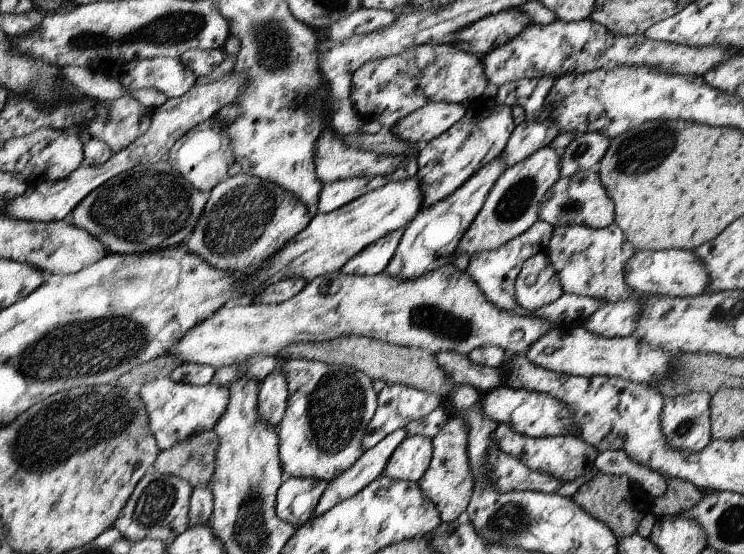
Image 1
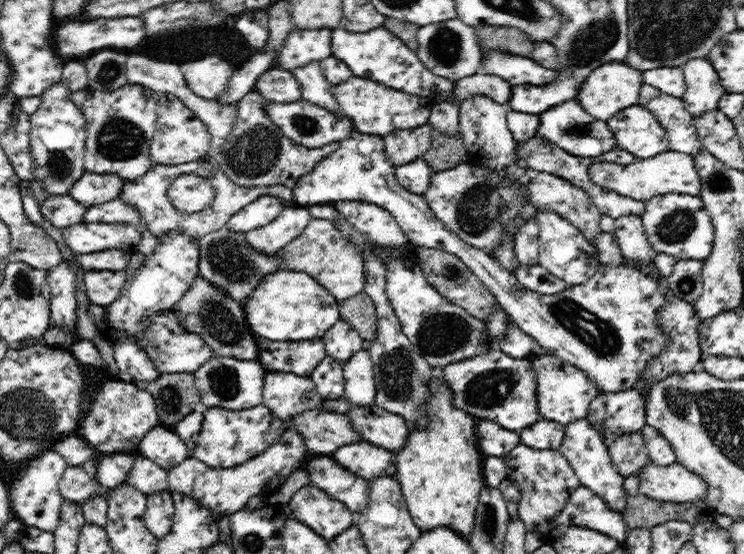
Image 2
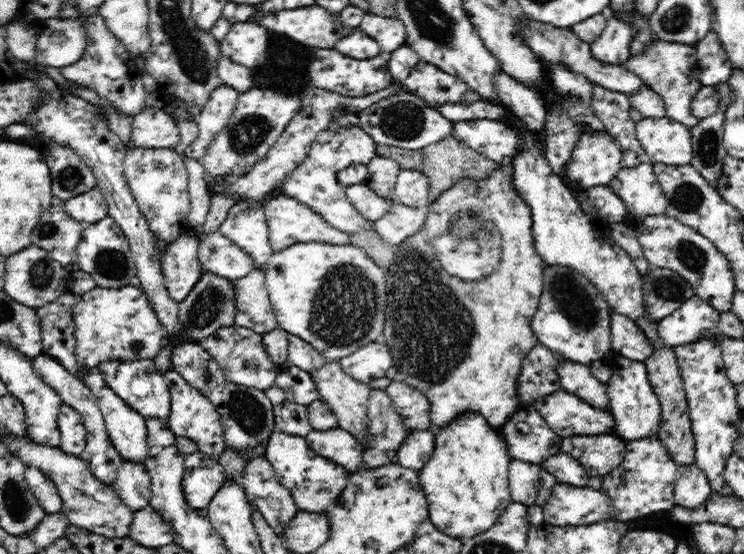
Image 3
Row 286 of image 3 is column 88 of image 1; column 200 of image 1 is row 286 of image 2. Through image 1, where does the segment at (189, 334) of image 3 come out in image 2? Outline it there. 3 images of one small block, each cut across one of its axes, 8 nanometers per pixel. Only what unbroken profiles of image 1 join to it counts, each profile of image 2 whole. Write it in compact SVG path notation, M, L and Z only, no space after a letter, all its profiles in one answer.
M197 277L173 310L181 325L186 330L199 334L218 357L257 360L258 339L246 322L244 306L226 297L220 289L216 289L216 285L210 285L206 280Z

